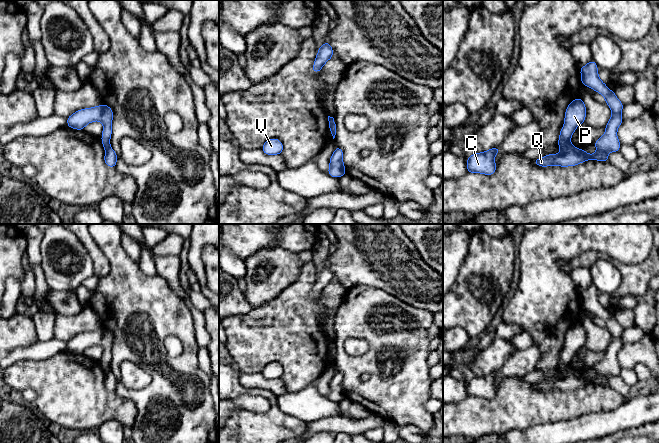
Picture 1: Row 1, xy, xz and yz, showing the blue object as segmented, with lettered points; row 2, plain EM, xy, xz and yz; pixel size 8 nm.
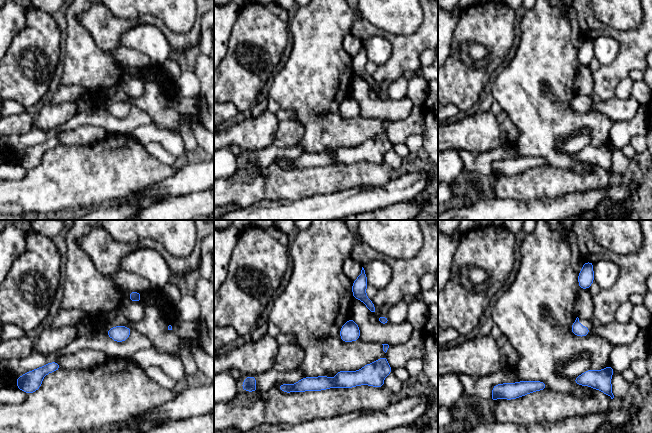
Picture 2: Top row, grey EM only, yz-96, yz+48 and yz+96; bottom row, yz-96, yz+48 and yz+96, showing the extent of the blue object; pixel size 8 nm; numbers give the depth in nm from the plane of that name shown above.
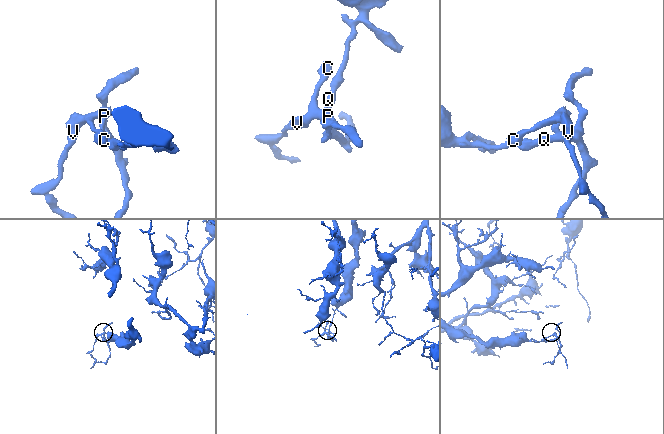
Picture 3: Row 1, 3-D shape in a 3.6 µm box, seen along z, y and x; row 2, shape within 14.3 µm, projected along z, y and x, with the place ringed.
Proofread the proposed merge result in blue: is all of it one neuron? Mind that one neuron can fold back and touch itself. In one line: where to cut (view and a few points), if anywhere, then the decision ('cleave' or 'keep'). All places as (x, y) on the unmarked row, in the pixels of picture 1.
cut in yz along (570, 368), (562, 374); cleave

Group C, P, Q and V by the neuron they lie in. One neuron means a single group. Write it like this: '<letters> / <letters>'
C P V / Q

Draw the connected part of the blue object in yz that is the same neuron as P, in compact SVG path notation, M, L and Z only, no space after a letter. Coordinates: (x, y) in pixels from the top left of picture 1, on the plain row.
M580 321L573 324L566 332L564 350L560 354L558 371L561 374L571 369L571 360L586 342L586 330Z

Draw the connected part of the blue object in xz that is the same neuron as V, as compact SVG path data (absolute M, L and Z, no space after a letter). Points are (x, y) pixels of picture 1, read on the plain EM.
M271 362L263 368L261 373L266 379L280 379L284 370L279 363Z

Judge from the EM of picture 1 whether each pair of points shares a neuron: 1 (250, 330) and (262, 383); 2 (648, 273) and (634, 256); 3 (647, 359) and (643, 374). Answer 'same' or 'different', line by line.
1: different
2: different
3: different

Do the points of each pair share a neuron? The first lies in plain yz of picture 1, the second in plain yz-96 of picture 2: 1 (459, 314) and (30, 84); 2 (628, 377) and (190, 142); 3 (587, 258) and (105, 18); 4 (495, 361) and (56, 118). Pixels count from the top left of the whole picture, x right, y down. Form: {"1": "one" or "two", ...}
{"1": "one", "2": "two", "3": "one", "4": "one"}

